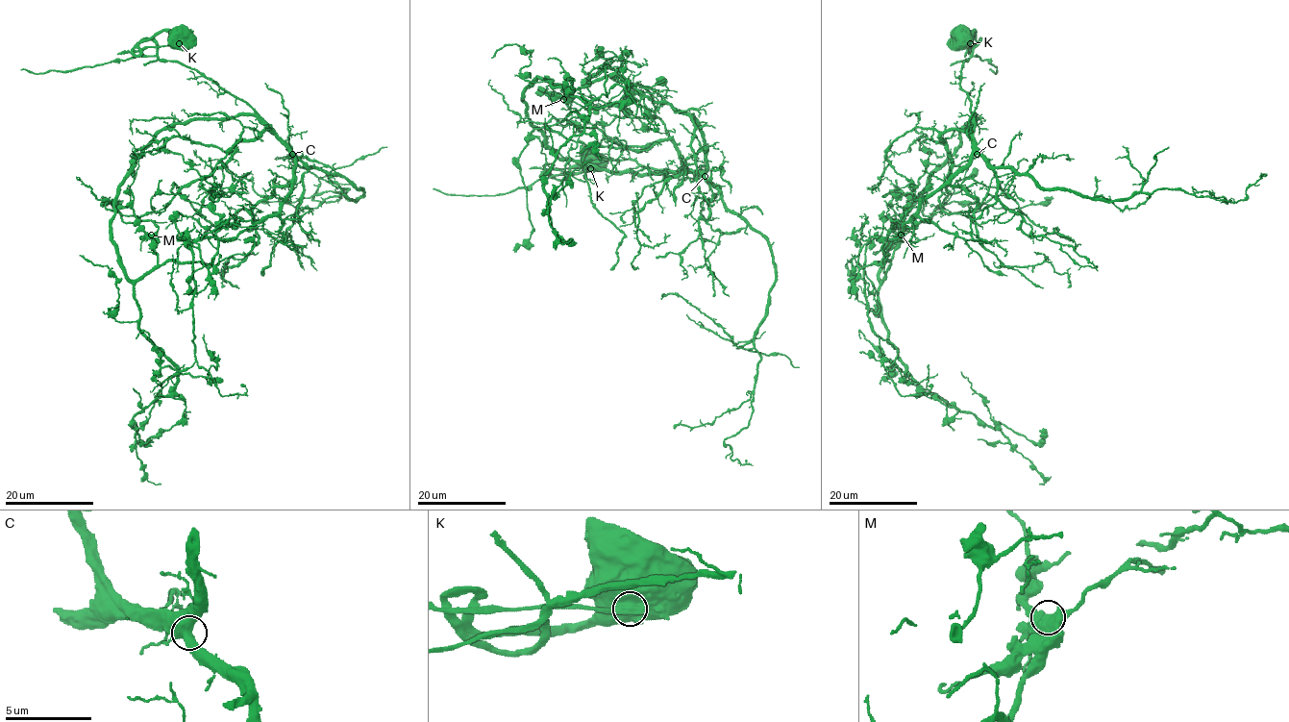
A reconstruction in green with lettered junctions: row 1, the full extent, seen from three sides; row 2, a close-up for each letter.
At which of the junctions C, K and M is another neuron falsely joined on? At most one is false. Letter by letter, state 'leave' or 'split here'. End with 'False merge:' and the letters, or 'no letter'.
C: leave
K: split here
M: leave
False merge: K

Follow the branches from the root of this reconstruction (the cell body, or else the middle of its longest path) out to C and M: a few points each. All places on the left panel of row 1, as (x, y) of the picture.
C: (183, 36), (161, 31), (143, 40), (156, 44), (161, 60), (194, 67), (242, 99), (292, 154)
M: (183, 36), (143, 40), (242, 99), (292, 156), (293, 186), (209, 263), (159, 264), (151, 235)

